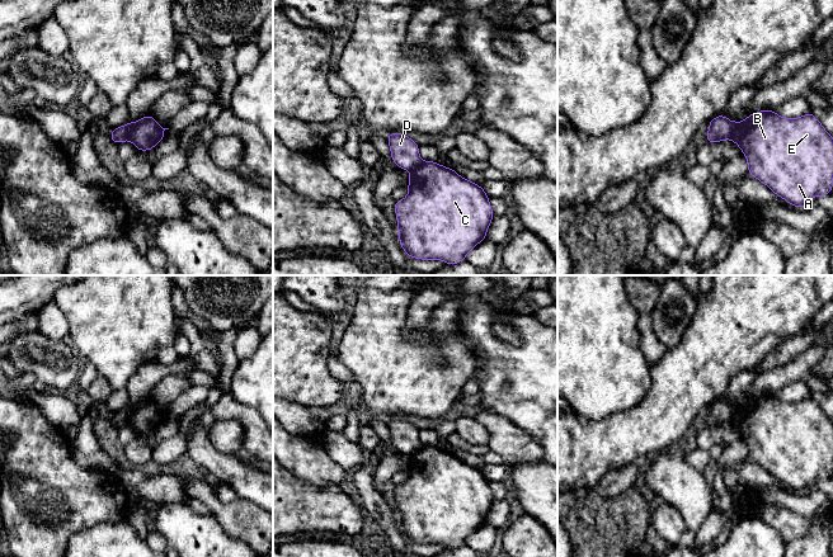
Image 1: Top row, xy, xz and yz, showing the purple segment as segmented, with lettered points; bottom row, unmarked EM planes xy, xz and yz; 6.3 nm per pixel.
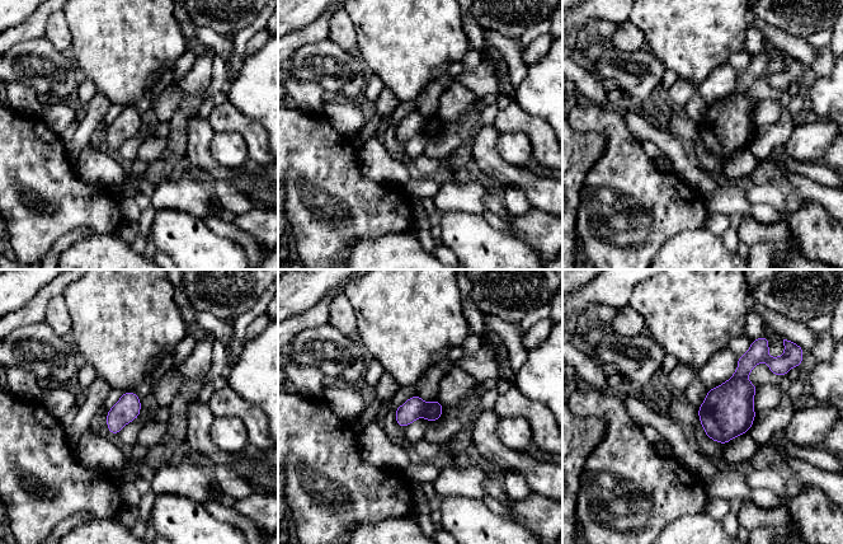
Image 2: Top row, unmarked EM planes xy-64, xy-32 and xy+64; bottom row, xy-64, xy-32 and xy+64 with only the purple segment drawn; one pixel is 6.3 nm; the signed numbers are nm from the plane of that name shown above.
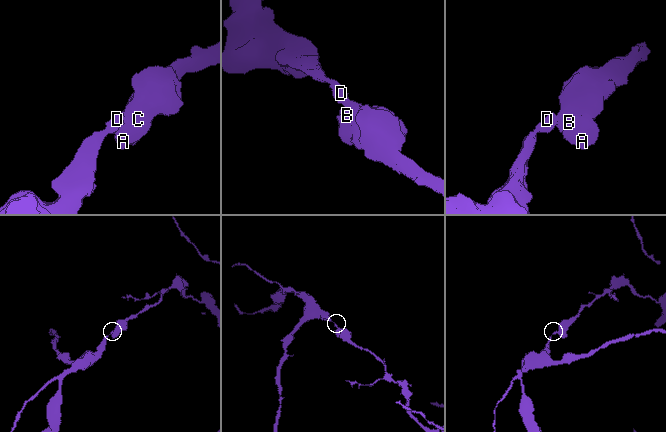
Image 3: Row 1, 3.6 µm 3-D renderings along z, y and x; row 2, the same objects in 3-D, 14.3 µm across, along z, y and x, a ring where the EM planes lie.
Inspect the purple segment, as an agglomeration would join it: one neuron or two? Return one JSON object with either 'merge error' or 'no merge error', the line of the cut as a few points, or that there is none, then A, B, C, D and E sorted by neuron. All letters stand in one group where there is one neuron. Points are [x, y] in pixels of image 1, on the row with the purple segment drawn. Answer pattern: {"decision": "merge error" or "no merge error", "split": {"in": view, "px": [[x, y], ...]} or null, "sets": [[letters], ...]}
{"decision": "merge error", "split": {"in": "xy", "px": [[132, 122], [126, 138]]}, "sets": [["A", "B", "C", "E"], ["D"]]}

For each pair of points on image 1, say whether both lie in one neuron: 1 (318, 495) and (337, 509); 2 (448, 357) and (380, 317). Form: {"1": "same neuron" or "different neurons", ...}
{"1": "same neuron", "2": "same neuron"}

